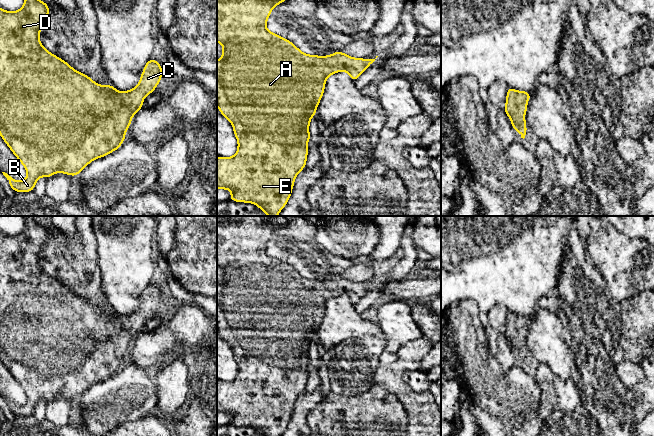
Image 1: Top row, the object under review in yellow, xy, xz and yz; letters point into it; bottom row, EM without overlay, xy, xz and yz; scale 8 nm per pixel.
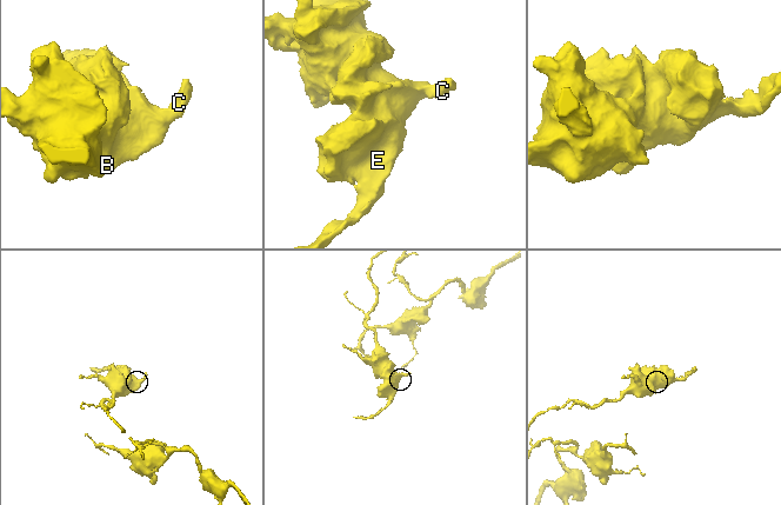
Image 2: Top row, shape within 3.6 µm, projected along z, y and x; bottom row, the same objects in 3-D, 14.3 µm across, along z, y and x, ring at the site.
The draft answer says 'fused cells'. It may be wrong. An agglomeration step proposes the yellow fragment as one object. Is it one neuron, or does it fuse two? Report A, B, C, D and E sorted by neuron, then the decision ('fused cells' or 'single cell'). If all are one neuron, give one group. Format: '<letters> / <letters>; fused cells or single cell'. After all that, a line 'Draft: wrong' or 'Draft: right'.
A B C D E; single cell
Draft: wrong

